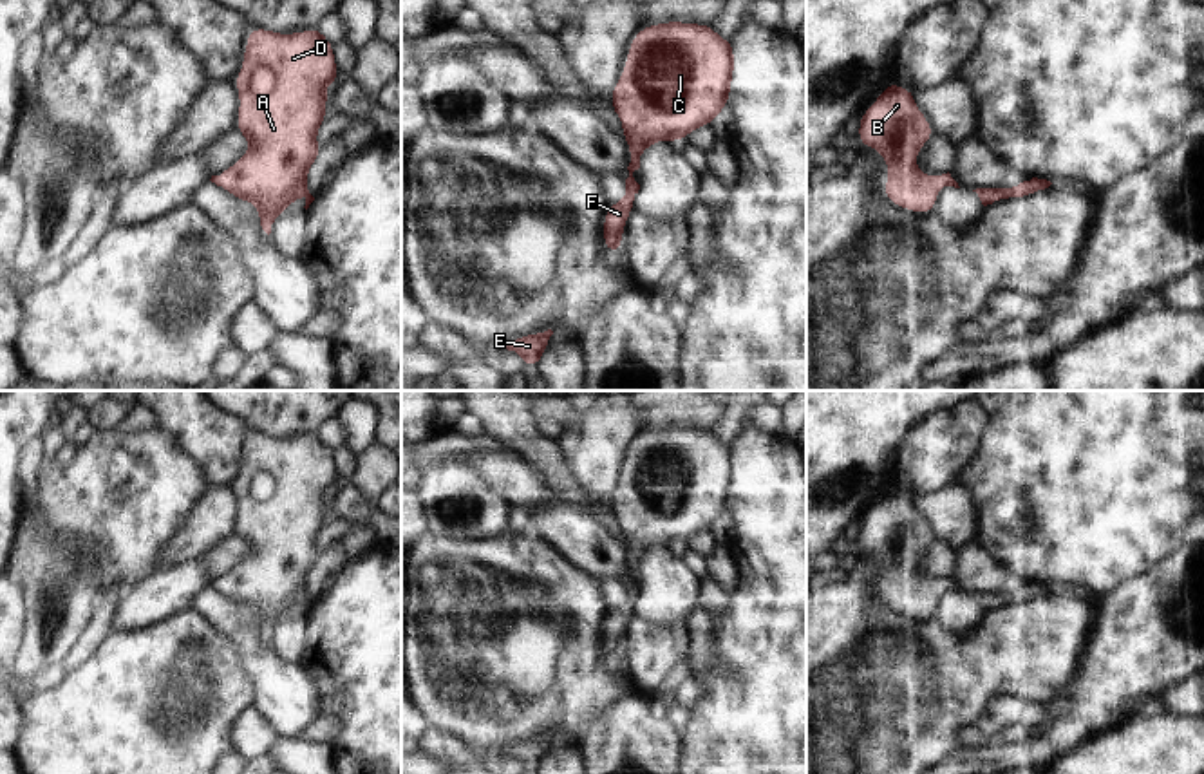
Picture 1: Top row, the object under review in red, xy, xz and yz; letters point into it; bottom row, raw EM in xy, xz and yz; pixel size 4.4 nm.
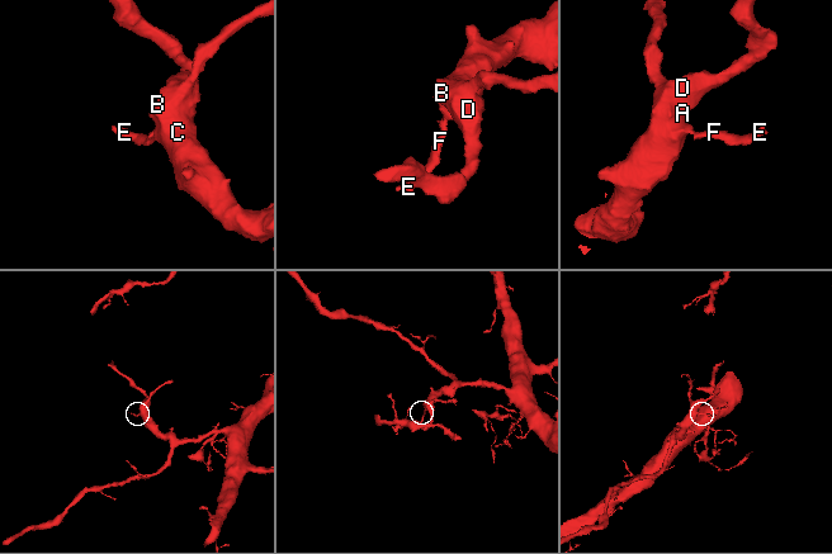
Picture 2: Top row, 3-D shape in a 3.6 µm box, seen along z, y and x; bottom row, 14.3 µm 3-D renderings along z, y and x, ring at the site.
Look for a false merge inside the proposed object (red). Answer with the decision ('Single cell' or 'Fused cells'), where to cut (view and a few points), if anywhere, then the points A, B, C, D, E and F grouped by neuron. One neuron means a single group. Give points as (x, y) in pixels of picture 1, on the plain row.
Single cell. No split. Groups: A B C D E F.

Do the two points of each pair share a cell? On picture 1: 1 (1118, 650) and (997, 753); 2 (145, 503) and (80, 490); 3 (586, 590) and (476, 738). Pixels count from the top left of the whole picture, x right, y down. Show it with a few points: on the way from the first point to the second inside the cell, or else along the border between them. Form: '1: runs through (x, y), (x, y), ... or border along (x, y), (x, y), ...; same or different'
1: runs through (1105, 688), (1054, 742), (1034, 753); same
2: runs through (129, 503), (96, 503); same
3: runs through (581, 633), (537, 680), (534, 704), (519, 707); same

